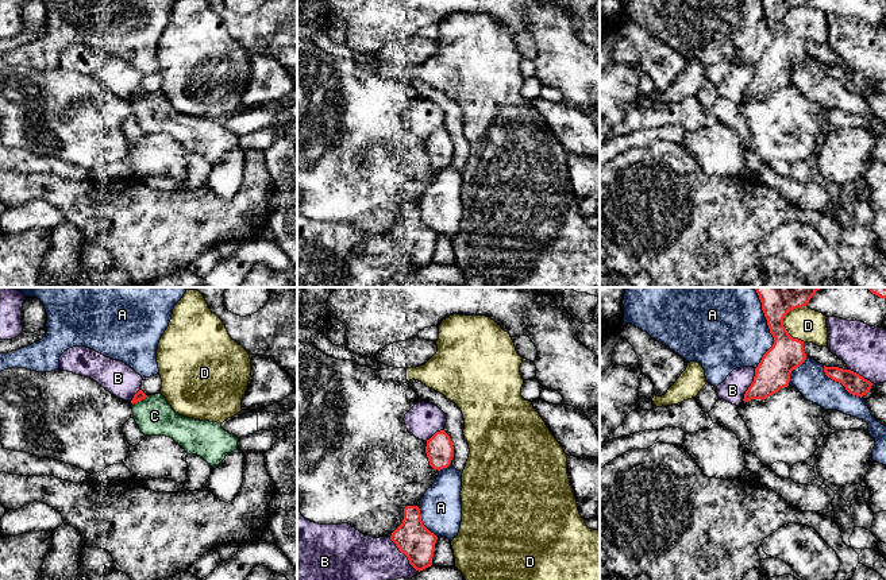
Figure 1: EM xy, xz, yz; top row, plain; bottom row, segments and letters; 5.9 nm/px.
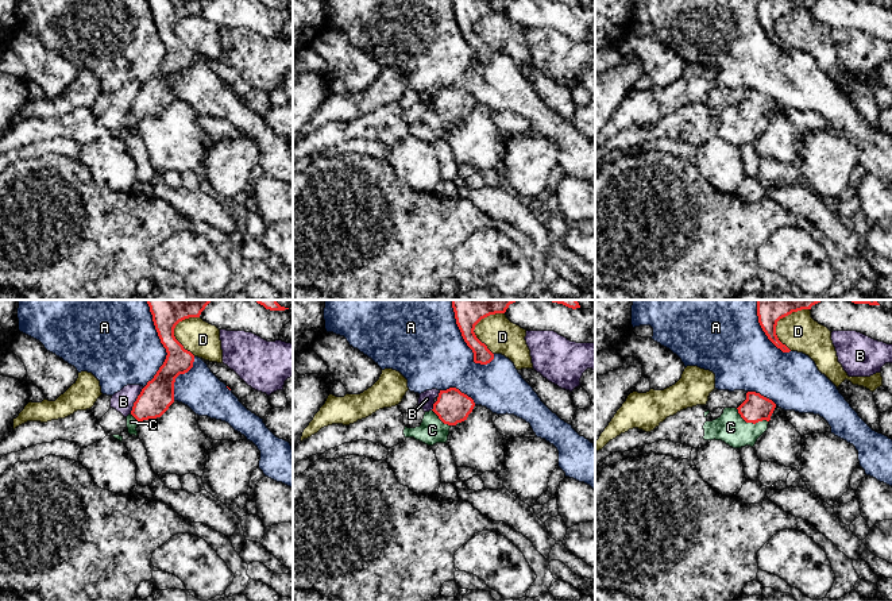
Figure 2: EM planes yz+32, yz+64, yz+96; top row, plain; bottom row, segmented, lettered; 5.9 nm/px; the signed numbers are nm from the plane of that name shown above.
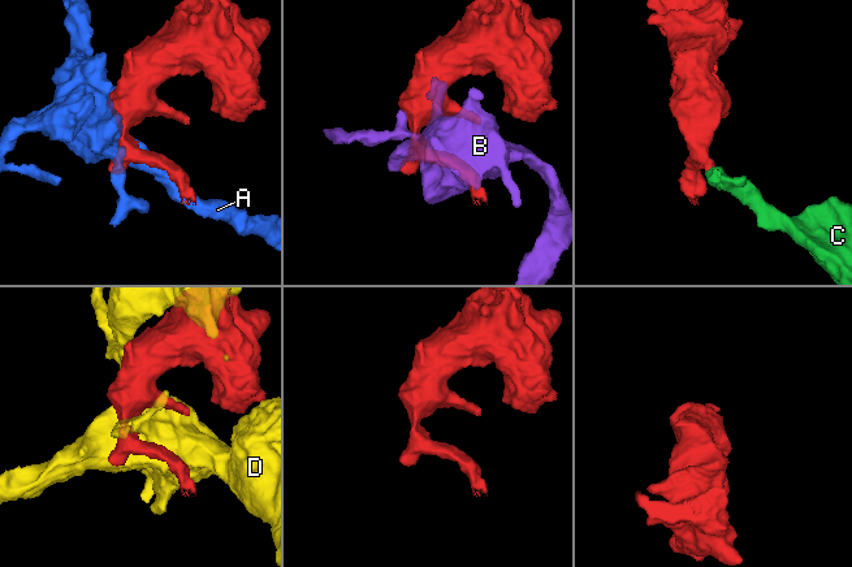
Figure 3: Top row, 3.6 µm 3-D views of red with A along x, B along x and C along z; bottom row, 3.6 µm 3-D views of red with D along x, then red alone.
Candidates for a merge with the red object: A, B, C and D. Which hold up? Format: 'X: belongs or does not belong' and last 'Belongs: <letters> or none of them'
A: does not belong
B: does not belong
C: belongs
D: does not belong
Belongs: C

